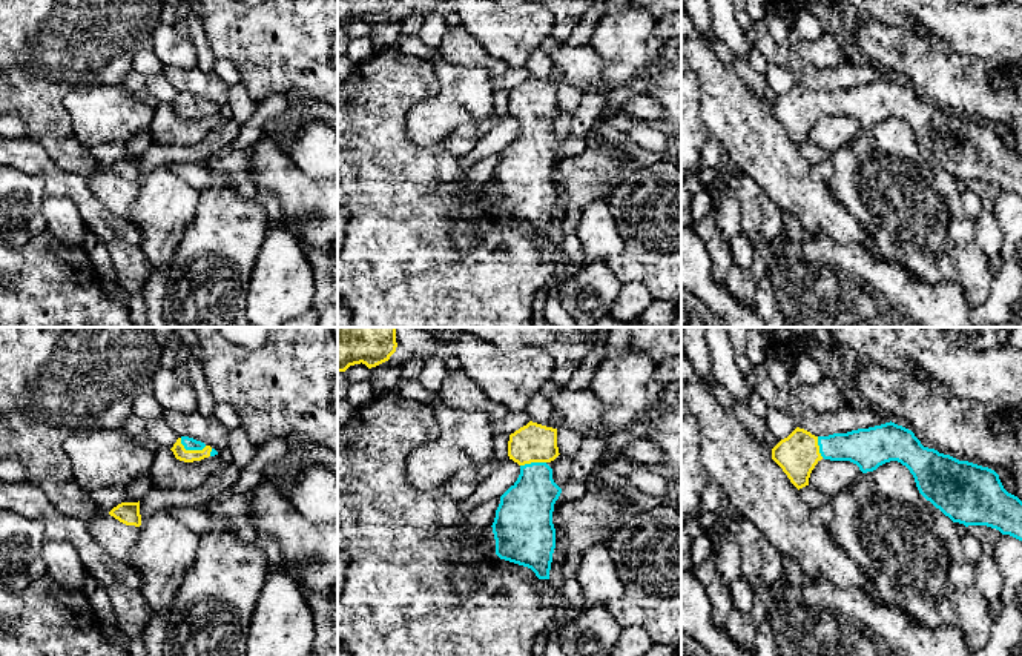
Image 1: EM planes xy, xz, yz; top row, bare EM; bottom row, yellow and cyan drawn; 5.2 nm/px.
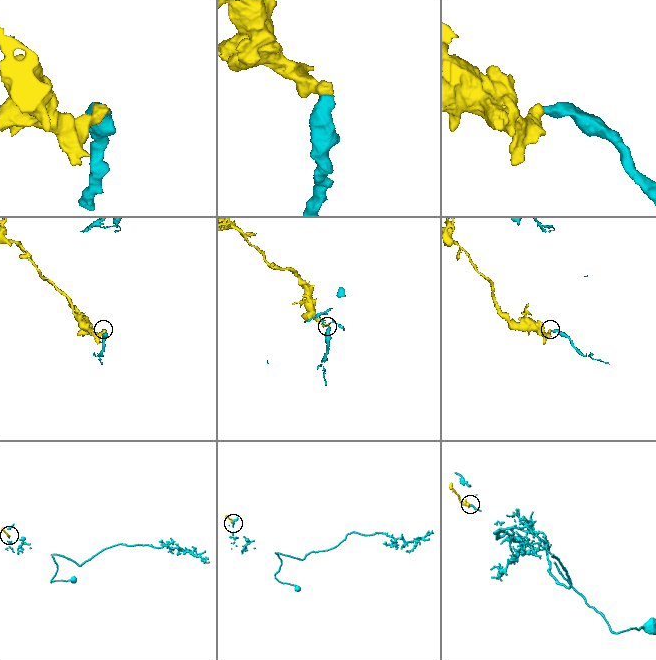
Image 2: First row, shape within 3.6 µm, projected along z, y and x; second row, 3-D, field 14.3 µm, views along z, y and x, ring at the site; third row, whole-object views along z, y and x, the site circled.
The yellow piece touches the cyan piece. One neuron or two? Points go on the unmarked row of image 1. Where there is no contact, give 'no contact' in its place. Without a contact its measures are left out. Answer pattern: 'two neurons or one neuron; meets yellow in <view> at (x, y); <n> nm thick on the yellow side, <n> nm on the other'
one neuron; meets yellow in xy at (191, 106); 70 nm thick on the yellow side, 60 nm on the other

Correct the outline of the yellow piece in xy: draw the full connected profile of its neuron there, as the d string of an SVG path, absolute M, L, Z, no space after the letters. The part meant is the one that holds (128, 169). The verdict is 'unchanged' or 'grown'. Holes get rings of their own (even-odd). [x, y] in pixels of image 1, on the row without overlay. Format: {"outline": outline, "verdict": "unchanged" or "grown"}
{"outline": "M140 157L138 158L121 158L109 167L110 172L118 175L126 181L141 181L141 171L140 171Z", "verdict": "unchanged"}

